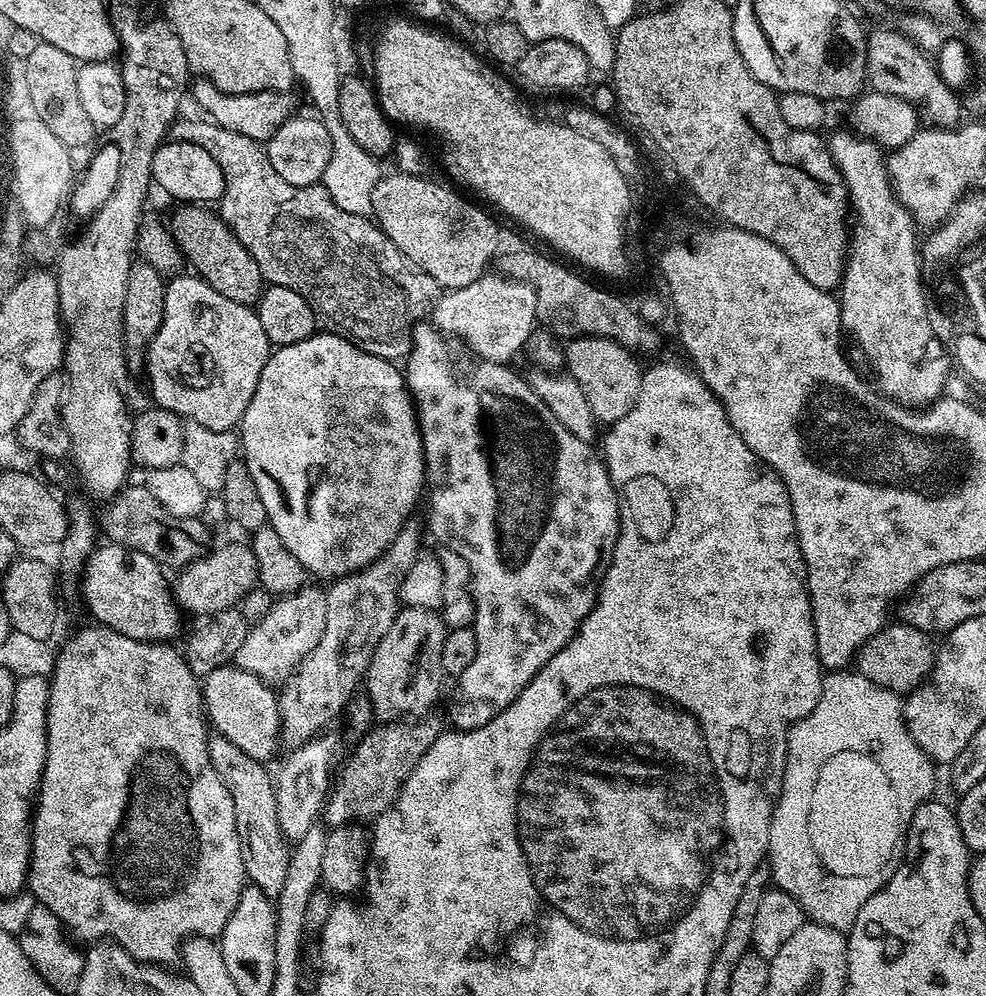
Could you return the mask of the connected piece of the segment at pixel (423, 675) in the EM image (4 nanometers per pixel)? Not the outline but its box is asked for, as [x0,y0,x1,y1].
[366,607,446,722]

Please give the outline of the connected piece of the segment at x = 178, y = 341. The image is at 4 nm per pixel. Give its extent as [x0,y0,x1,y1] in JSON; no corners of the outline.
[146,274,274,432]

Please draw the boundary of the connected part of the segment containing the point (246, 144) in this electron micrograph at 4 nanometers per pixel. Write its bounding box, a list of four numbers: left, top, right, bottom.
[170,118,442,362]

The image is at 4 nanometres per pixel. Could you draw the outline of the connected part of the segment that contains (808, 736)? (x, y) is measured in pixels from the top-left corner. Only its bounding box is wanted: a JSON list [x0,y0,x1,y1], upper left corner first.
[766,670,937,933]

